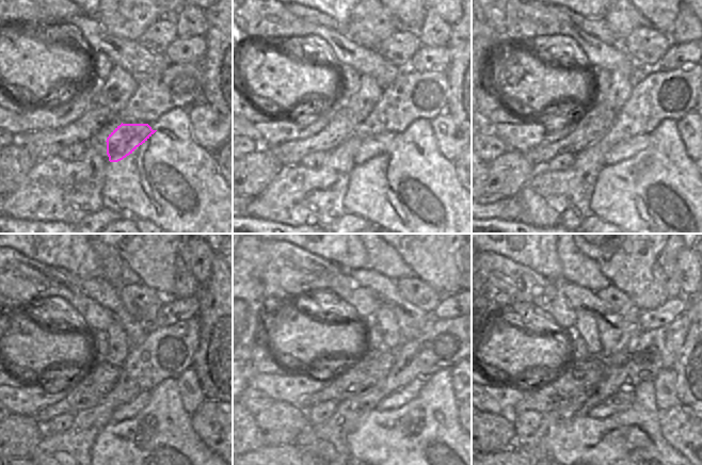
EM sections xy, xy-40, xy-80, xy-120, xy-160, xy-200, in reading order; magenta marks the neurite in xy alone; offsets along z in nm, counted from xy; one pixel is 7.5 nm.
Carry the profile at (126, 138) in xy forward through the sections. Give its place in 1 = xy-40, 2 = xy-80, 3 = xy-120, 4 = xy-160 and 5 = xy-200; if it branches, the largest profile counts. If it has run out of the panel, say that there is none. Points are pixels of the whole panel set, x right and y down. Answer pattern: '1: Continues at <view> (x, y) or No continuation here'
1: Continues at xy-40 (371, 146)
2: Continues at xy-80 (628, 148)
3: Continues at xy-120 (150, 387)
4: Continues at xy-160 (367, 406)
5: Continues at xy-200 (607, 409)

